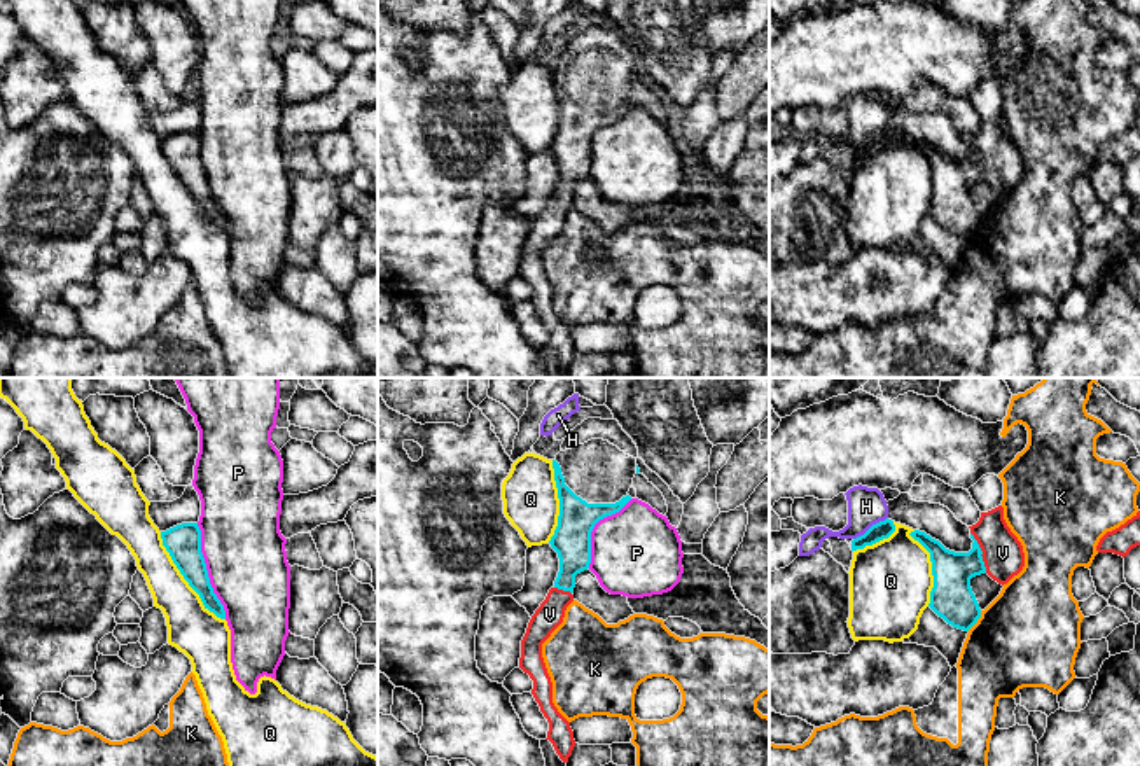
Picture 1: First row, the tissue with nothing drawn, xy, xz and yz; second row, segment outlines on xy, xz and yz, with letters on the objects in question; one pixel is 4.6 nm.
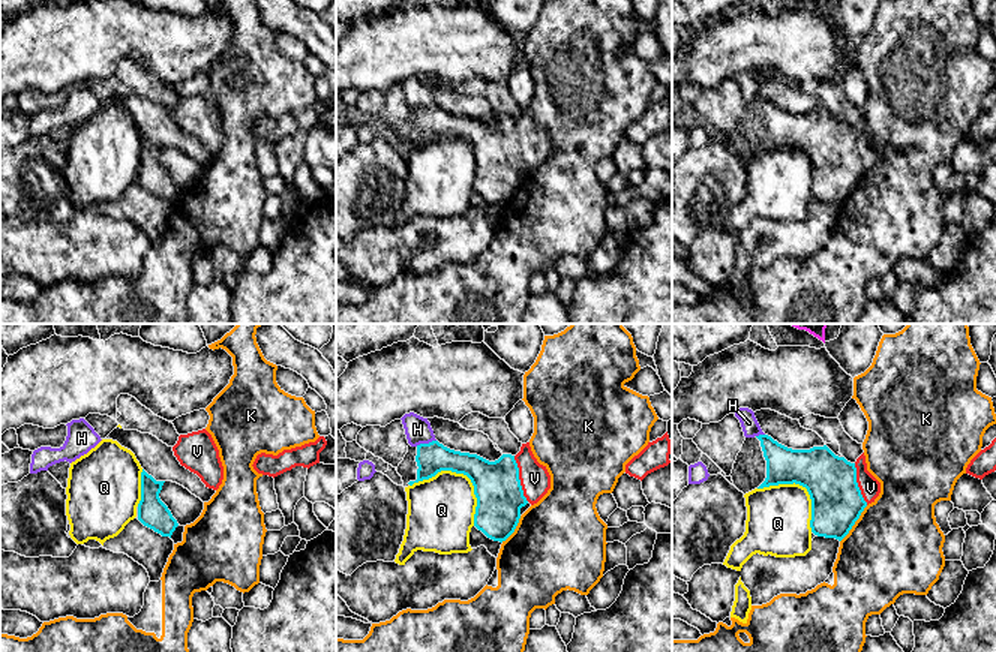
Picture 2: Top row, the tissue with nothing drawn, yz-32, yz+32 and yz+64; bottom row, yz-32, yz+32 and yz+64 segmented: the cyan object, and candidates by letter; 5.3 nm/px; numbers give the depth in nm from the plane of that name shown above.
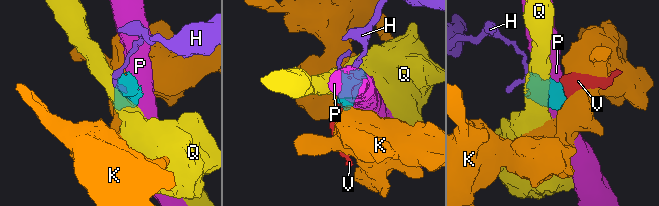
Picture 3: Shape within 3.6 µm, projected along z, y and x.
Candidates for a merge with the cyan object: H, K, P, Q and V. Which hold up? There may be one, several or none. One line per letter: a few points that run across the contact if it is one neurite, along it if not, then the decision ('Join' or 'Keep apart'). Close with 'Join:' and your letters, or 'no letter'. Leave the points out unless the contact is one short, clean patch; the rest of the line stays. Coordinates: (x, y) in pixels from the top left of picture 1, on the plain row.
H: Line: yz (887, 125), (854, 147). Keep apart
K: Line: yz (981, 219), (981, 224), (967, 238). Keep apart
P: Keep apart
Q: Keep apart
V: Line: yz (952, 207), (952, 191), (981, 161), (1002, 161). Join
Join: V

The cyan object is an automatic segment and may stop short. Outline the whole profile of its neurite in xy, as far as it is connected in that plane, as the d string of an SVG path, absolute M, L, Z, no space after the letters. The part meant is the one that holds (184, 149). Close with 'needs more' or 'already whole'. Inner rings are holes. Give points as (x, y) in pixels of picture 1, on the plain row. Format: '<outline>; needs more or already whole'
M182 131L161 140L163 154L170 161L173 171L199 203L205 217L217 226L226 227L226 219L210 192L206 171L201 161L201 138L198 131Z; already whole

